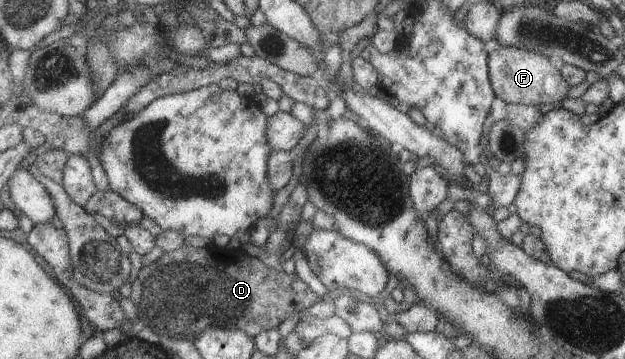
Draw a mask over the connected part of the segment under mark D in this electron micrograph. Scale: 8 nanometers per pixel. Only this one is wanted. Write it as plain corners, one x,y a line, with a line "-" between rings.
182,245
171,252
164,252
155,261
150,263
143,263
142,267
136,275
136,279
131,282
131,292
129,299
135,305
135,317
141,324
148,329
156,333
162,340
164,339
186,339
190,342
193,341
196,334
203,332
205,329
214,327
216,325
222,328
228,328
229,330
243,331
248,337
253,338
258,335
262,330
269,330
277,328
286,317
290,317
293,313
303,314
319,297
308,288
306,283
302,282
295,273
286,274
285,272
278,273
278,271
261,263
256,257
250,256
247,253
243,253
239,250
229,250
225,248
219,248
215,245
207,245
201,248
194,246

